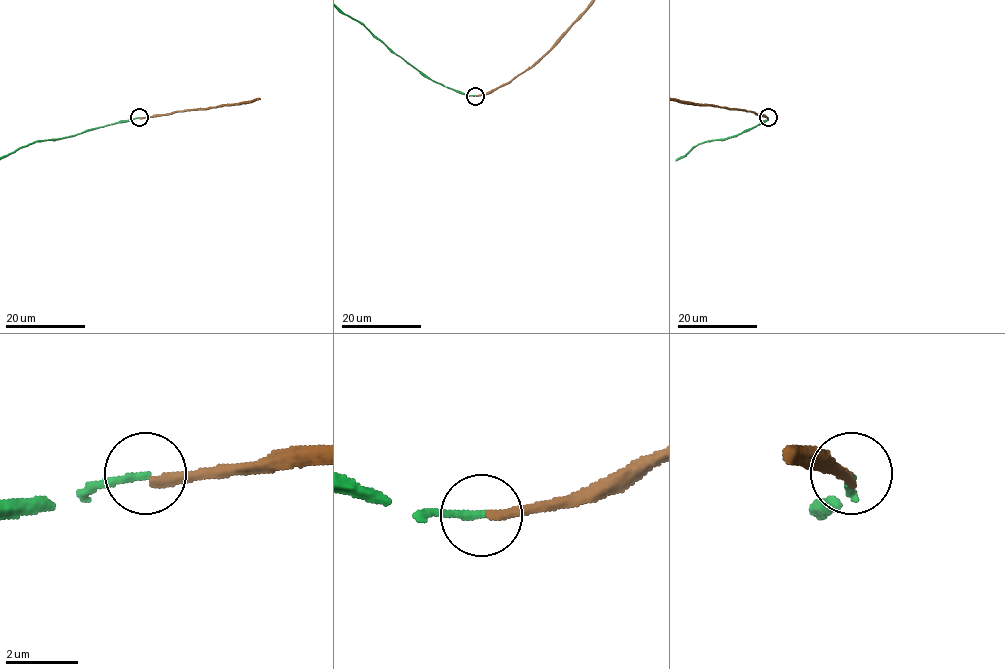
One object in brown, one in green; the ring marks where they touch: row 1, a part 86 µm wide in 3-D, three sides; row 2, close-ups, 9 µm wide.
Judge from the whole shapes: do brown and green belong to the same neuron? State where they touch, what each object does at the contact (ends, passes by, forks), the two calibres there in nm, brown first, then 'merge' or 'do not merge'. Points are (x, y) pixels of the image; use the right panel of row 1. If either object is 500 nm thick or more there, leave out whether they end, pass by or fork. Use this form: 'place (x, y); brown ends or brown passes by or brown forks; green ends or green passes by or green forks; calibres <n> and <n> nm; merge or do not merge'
place (768, 117); brown ends; green ends; calibres 240 and 200 nm; do not merge

